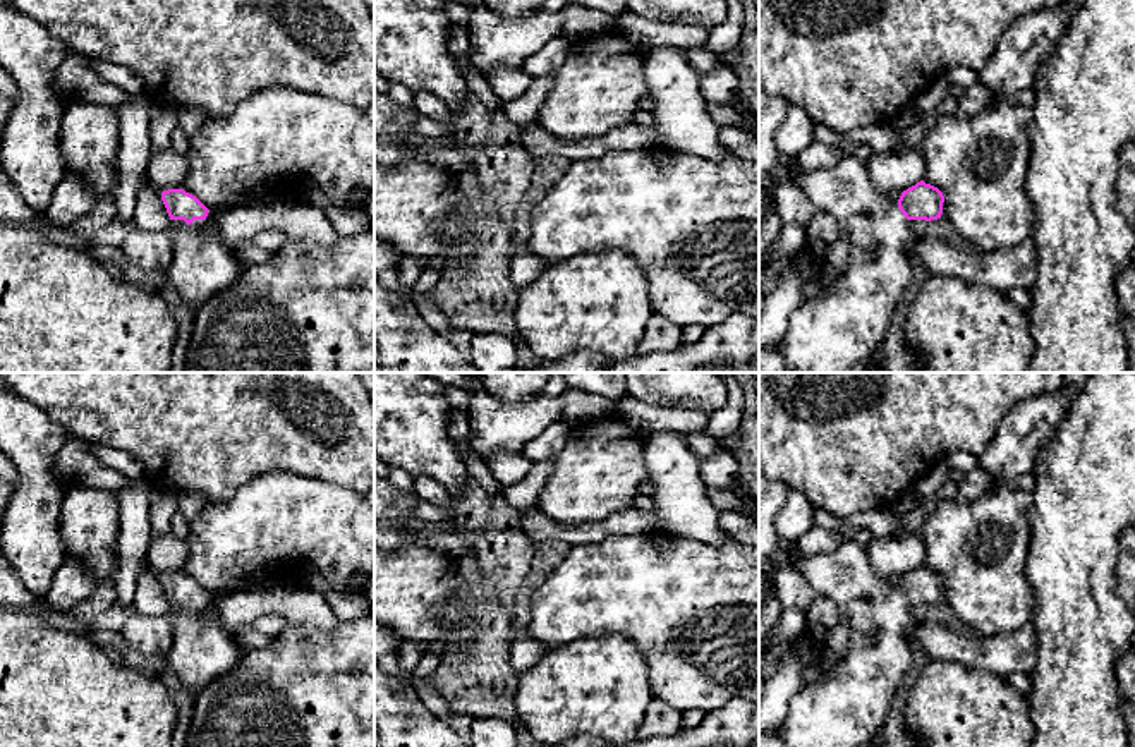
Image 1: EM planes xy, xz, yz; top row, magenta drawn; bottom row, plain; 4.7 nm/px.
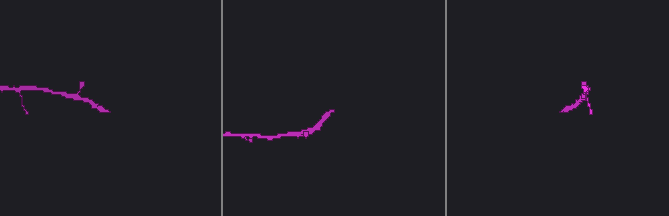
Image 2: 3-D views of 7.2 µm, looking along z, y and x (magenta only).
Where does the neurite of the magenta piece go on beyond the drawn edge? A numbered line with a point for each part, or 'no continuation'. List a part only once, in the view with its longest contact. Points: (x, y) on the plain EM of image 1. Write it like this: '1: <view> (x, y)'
1: xy (201, 651)

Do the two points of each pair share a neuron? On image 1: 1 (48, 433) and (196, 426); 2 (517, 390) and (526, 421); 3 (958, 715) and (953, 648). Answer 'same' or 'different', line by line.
1: different
2: different
3: different

